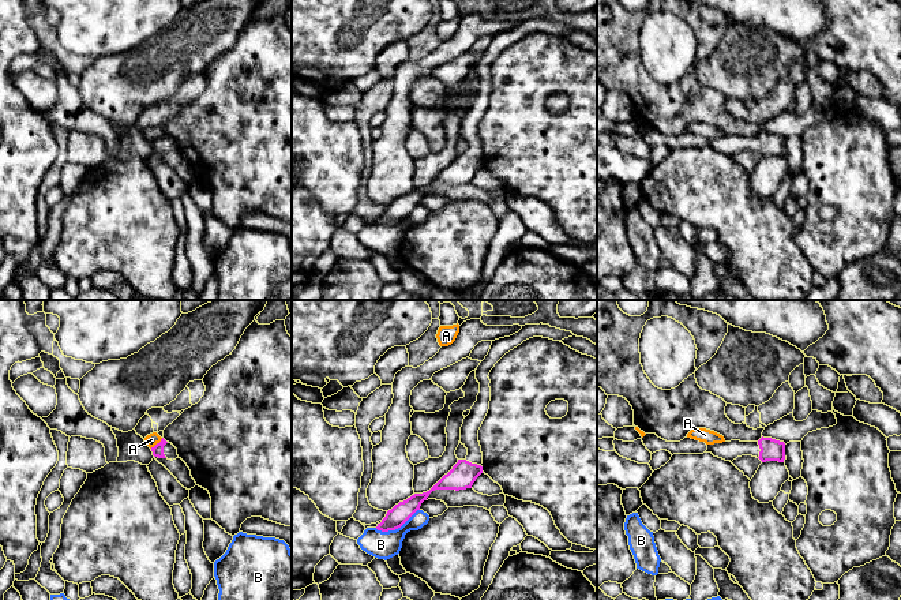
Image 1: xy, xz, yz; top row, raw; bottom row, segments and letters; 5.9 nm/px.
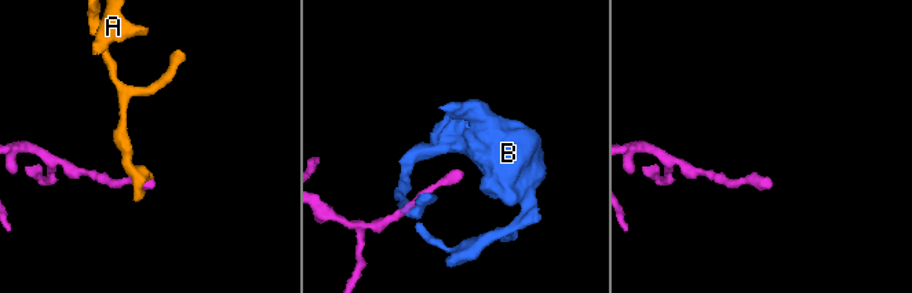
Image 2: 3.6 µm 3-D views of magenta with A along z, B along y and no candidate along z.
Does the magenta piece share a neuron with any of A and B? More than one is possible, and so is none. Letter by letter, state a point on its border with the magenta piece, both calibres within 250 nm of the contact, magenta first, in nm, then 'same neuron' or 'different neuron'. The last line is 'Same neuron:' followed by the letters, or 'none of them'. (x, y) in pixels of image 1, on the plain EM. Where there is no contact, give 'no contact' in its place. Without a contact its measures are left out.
A: contact xy (157, 138); calibres 70 and 70 nm; different neuron
B: contact xz (397, 222); calibres 120 and 160 nm; different neuron
Same neuron: none of them

